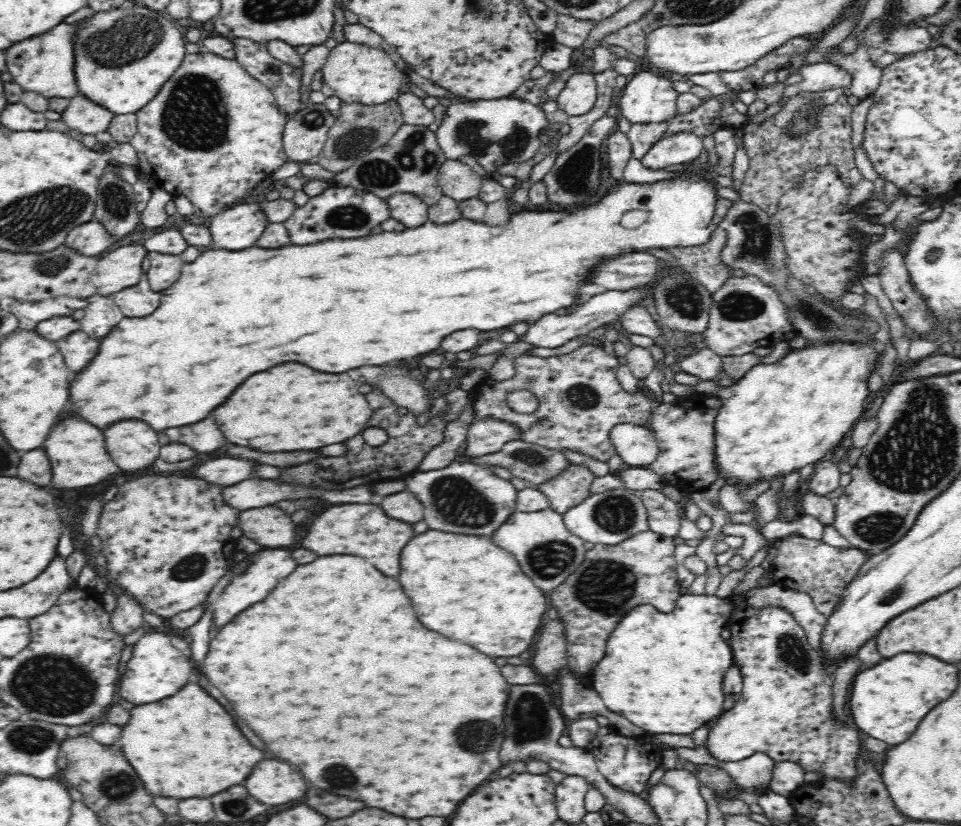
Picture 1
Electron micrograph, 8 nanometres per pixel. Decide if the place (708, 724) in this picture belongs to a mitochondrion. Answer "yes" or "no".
no

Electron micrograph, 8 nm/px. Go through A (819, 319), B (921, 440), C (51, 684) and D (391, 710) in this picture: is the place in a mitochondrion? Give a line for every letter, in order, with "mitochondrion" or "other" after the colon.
A: mitochondrion
B: mitochondrion
C: mitochondrion
D: other

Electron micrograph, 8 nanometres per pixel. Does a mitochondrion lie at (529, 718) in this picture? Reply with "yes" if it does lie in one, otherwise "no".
yes

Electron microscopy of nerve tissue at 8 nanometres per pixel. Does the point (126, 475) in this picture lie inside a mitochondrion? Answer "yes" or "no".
no

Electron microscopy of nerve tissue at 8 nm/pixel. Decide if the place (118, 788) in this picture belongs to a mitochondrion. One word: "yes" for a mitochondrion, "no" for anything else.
yes

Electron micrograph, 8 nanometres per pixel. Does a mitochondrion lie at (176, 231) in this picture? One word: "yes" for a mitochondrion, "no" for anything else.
no

